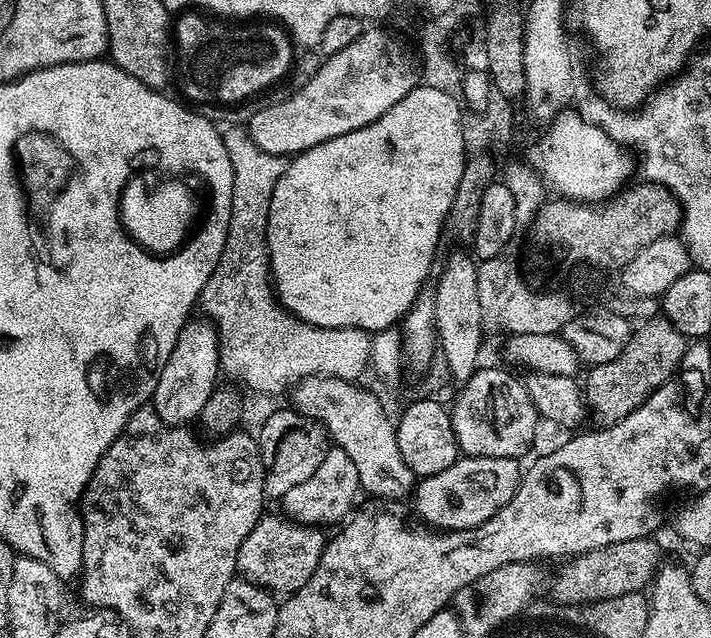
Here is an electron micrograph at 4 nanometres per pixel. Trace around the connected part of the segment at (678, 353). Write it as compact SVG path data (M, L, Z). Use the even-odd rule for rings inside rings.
M668 319L648 320L641 328L637 327L632 337L626 342L622 354L605 364L598 364L587 369L586 404L596 415L597 425L616 424L626 414L630 414L654 390L658 390L667 380L676 375L686 347L686 338Z

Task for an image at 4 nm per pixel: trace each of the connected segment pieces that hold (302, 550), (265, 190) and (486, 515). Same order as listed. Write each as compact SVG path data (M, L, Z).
M265 514L254 526L254 530L246 534L242 550L238 550L236 571L243 579L270 593L294 593L306 586L306 582L310 582L314 570L321 567L324 560L326 536L320 532L323 531L319 527L295 523L283 514Z
M225 127L222 132L230 162L234 166L234 194L230 198L232 217L228 220L228 237L224 240L220 261L216 269L211 269L198 301L199 307L204 307L203 315L214 325L220 338L223 375L237 380L232 381L237 385L245 384L250 391L265 392L268 396L284 391L287 393L307 376L337 376L343 380L359 381L359 376L369 371L372 362L372 336L361 328L323 328L308 324L283 307L276 295L272 282L272 261L268 259L268 216L271 214L276 183L286 169L286 160L260 149L249 133L240 128Z
M464 456L442 470L442 474L425 476L415 485L415 515L423 523L436 530L457 532L463 528L476 528L485 524L506 502L514 498L520 489L522 468L510 457L486 458L485 456Z

